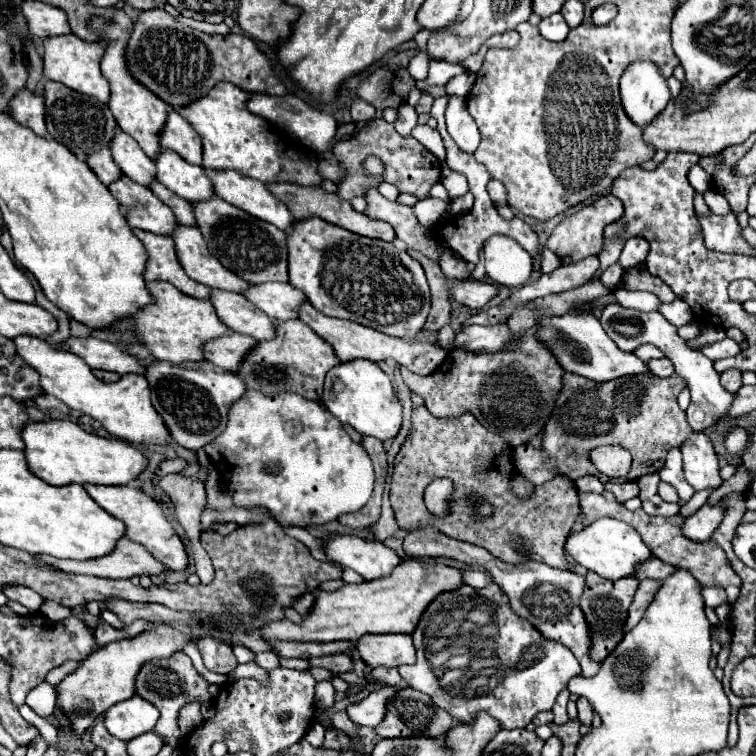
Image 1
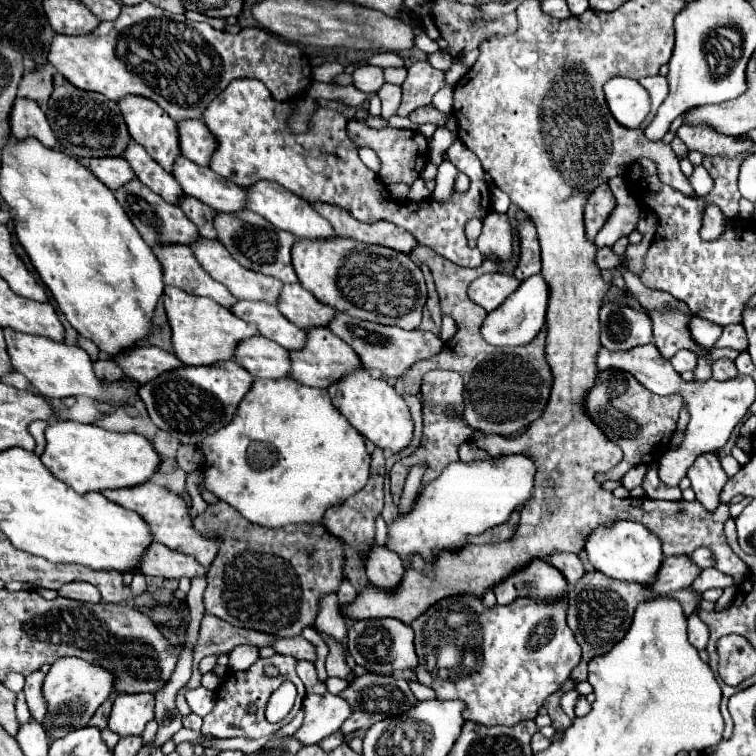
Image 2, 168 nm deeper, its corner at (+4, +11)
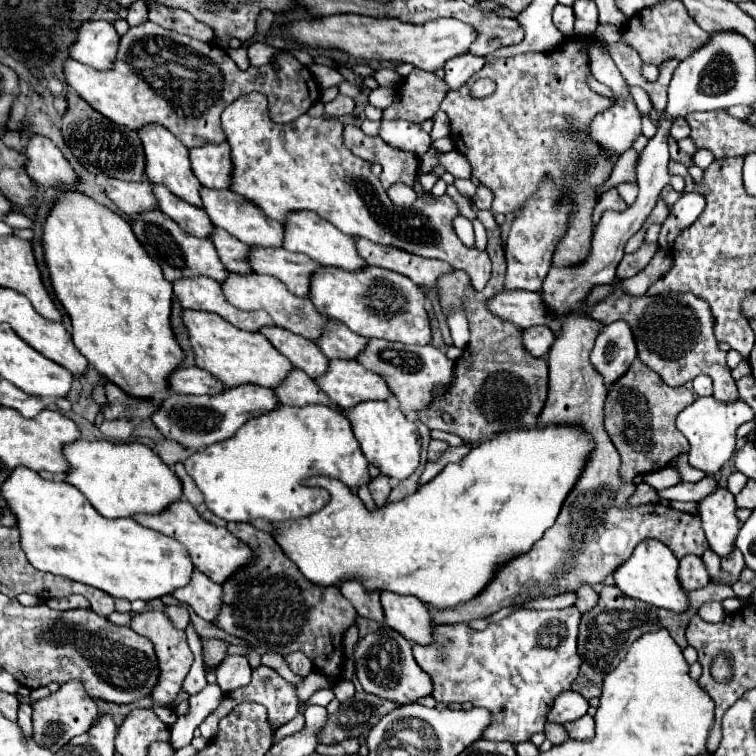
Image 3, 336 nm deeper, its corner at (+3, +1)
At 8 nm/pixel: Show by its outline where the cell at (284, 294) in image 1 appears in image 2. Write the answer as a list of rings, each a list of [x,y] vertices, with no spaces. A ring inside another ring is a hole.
[[[286,283],[280,289],[278,311],[298,327],[306,329],[310,325],[328,325],[328,321],[336,315],[336,309],[320,303],[308,289],[300,283]]]

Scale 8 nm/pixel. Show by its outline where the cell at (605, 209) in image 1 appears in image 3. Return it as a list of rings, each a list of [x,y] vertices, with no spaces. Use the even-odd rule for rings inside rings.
[[[609,189],[607,193],[603,193],[603,197],[597,201],[595,209],[593,209],[593,223],[597,223],[601,219],[601,213],[607,211],[607,209],[613,209],[613,211],[625,211],[627,209],[627,203],[619,197],[617,189]]]

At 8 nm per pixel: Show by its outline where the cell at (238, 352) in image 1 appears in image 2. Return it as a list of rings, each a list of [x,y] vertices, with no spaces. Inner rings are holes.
[[[262,335],[240,341],[240,345],[236,345],[236,357],[232,359],[252,373],[252,377],[280,379],[288,377],[290,371],[288,351]]]

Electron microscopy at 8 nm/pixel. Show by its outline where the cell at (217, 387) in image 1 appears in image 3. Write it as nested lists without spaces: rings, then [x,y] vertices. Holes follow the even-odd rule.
[[[257,385],[233,387],[233,389],[225,389],[219,395],[203,395],[203,397],[171,393],[155,411],[153,423],[163,433],[165,439],[177,441],[187,449],[197,451],[199,447],[207,447],[233,437],[237,429],[245,425],[249,419],[273,411],[277,405],[279,399],[275,397],[273,389],[257,387]]]

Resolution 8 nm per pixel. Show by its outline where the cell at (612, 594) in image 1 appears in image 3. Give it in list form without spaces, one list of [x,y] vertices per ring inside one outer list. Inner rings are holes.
[[[709,583],[703,589],[691,591],[689,593],[689,601],[691,601],[691,609],[685,613],[673,613],[673,611],[665,611],[659,607],[653,607],[649,603],[641,603],[637,599],[629,599],[627,595],[621,595],[621,591],[617,591],[615,585],[605,585],[599,593],[599,603],[597,607],[581,617],[581,627],[579,627],[579,655],[581,655],[581,671],[577,675],[577,679],[573,681],[573,691],[583,695],[587,701],[593,697],[601,695],[601,685],[603,679],[609,671],[613,671],[617,667],[617,663],[621,663],[621,659],[625,657],[625,653],[629,651],[631,643],[635,639],[639,639],[641,635],[649,633],[649,631],[659,631],[659,629],[667,629],[673,637],[675,643],[685,649],[687,647],[687,639],[685,639],[685,629],[689,619],[697,613],[697,609],[705,603],[705,601],[723,601],[727,597],[737,597],[733,593],[731,587],[727,585],[715,585]]]

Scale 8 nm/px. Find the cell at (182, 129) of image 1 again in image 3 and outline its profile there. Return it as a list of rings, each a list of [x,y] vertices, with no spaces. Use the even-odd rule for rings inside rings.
[[[227,143],[221,145],[203,145],[191,151],[193,173],[201,181],[203,187],[213,189],[229,189],[233,177],[231,163],[231,147]]]

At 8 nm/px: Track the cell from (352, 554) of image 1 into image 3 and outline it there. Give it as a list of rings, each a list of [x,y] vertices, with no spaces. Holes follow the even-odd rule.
[[[381,593],[381,605],[385,609],[385,621],[391,629],[401,633],[407,641],[429,645],[433,643],[433,619],[427,607],[409,595]]]

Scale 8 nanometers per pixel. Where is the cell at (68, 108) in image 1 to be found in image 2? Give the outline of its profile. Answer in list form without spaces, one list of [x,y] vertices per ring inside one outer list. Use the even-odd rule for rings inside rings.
[[[60,73],[54,75],[54,91],[48,99],[46,117],[48,117],[48,123],[50,123],[56,139],[74,157],[122,155],[126,149],[126,143],[130,139],[122,113],[114,101],[108,101],[104,95],[94,93],[94,91],[76,89]]]

